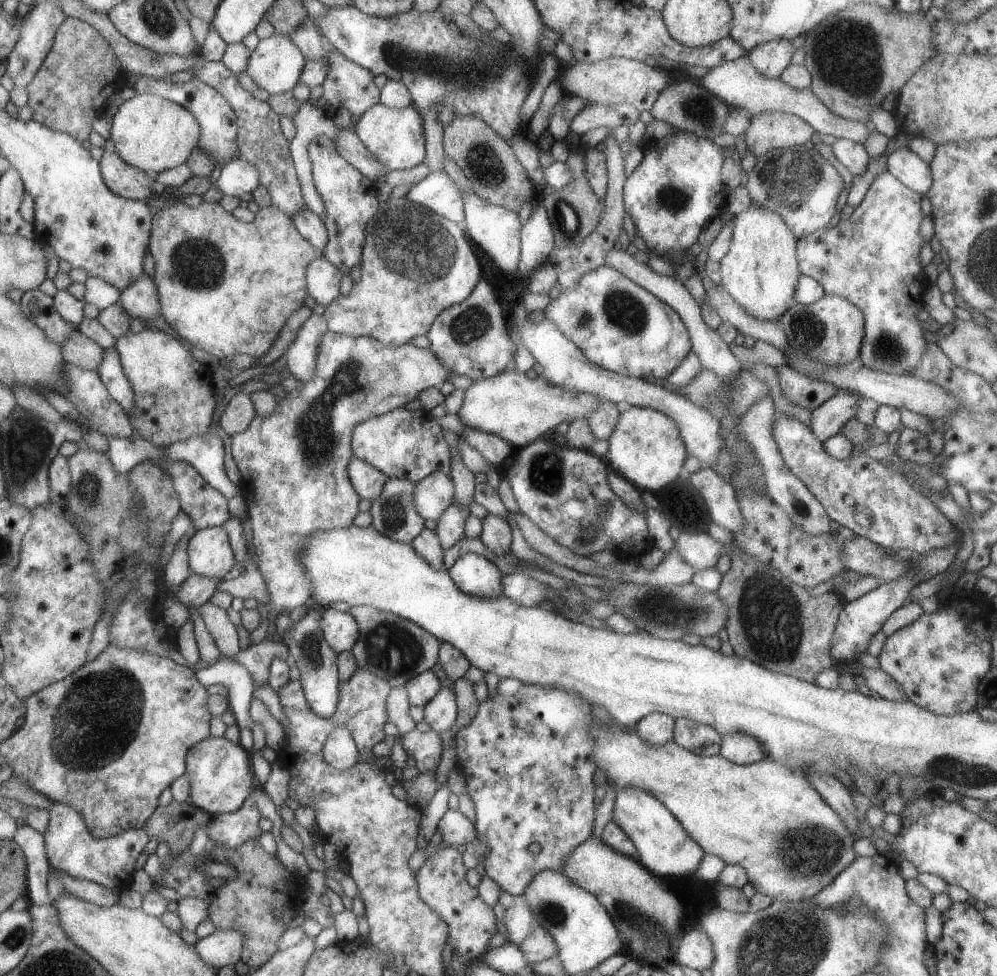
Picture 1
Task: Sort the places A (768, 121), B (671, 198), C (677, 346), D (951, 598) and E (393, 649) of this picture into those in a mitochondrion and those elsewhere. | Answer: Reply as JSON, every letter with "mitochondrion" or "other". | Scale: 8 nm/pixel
{"A":"other","B":"mitochondrion","C":"other","D":"other","E":"mitochondrion"}

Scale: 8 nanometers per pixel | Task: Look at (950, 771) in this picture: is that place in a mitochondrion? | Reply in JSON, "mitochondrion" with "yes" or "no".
{"mitochondrion":"yes"}

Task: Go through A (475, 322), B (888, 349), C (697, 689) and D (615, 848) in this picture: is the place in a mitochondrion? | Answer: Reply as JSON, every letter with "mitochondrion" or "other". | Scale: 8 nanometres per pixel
{"A":"mitochondrion","B":"mitochondrion","C":"other","D":"other"}

